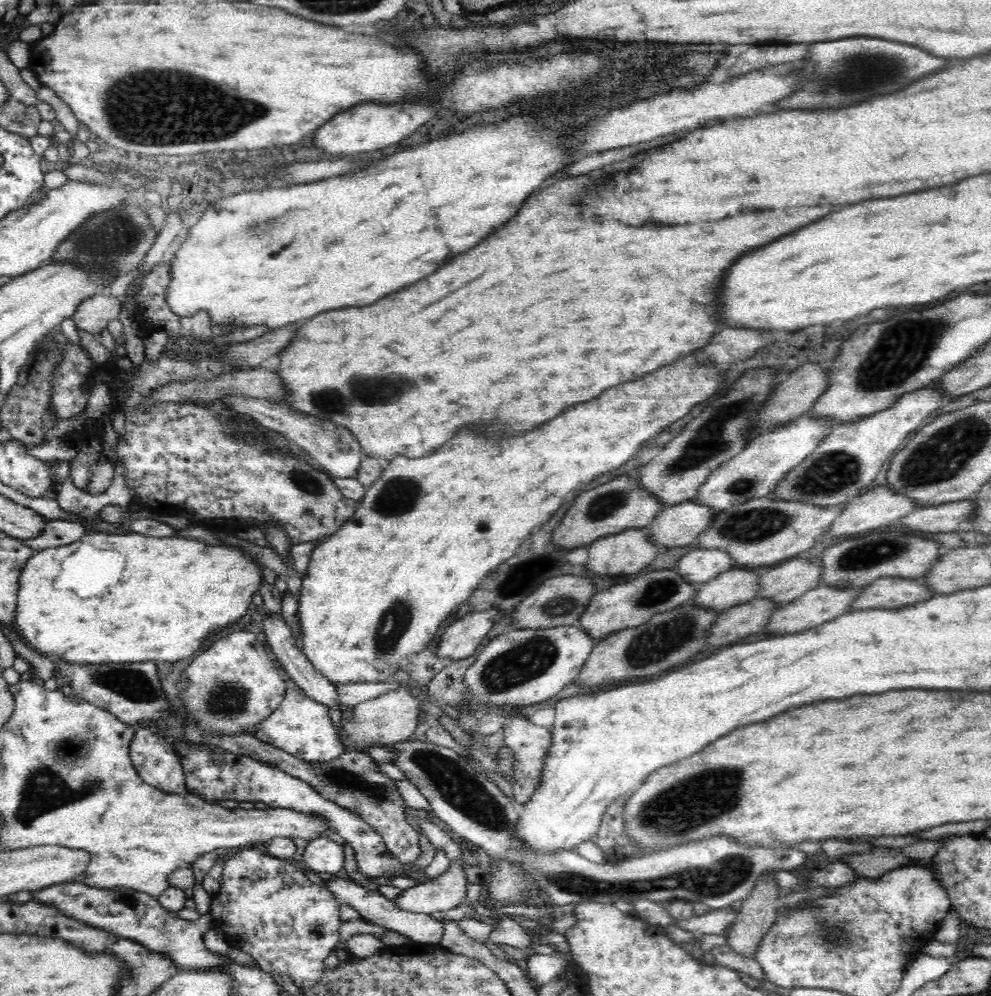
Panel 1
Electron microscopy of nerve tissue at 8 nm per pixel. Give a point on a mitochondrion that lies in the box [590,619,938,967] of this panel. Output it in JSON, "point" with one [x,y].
{"point":[691,802]}

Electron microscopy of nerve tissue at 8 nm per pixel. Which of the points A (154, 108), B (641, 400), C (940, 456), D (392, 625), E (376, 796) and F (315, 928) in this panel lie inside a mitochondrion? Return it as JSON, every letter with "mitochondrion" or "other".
{"A":"mitochondrion","B":"other","C":"mitochondrion","D":"mitochondrion","E":"mitochondrion","F":"mitochondrion"}

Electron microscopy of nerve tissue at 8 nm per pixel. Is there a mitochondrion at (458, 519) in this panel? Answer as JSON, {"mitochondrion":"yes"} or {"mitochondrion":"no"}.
{"mitochondrion":"no"}

